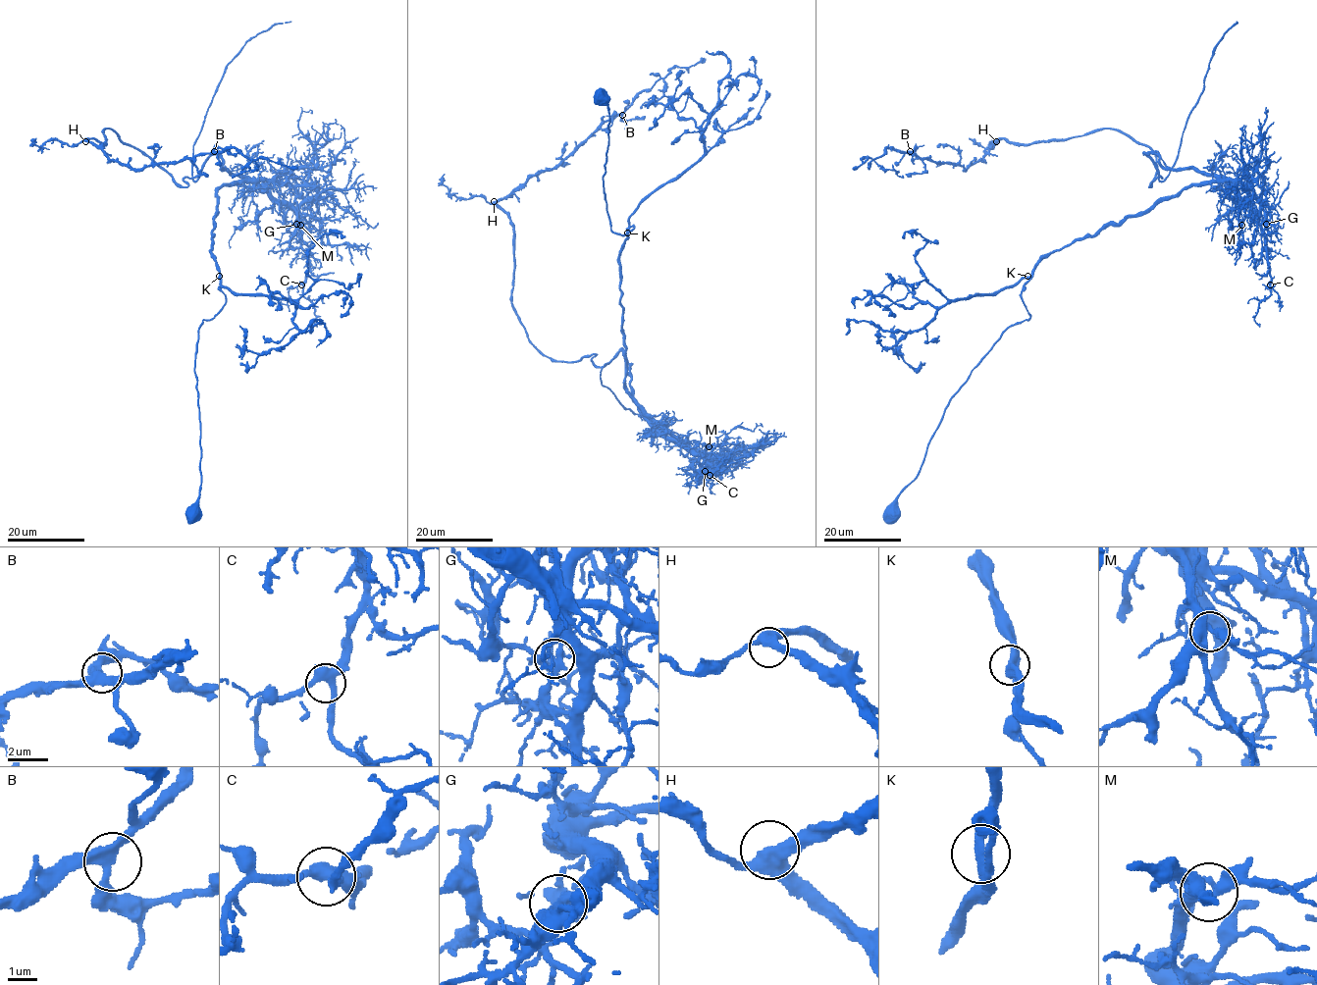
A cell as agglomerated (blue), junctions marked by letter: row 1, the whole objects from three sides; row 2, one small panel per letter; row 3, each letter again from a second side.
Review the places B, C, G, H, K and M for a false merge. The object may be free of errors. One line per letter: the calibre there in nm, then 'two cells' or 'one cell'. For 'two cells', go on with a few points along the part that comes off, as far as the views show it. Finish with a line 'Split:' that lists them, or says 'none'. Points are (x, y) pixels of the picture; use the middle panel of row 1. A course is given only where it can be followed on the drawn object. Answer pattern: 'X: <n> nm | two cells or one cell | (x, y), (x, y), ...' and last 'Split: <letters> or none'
B: 320 nm | one cell
C: 420 nm | one cell
G: 260 nm | two cells | (705, 471), (640, 409), (621, 351), (602, 367), (533, 343), (496, 203), (705, 59)
H: 400 nm | one cell
K: 320 nm | one cell
M: 320 nm | one cell
Split: G

